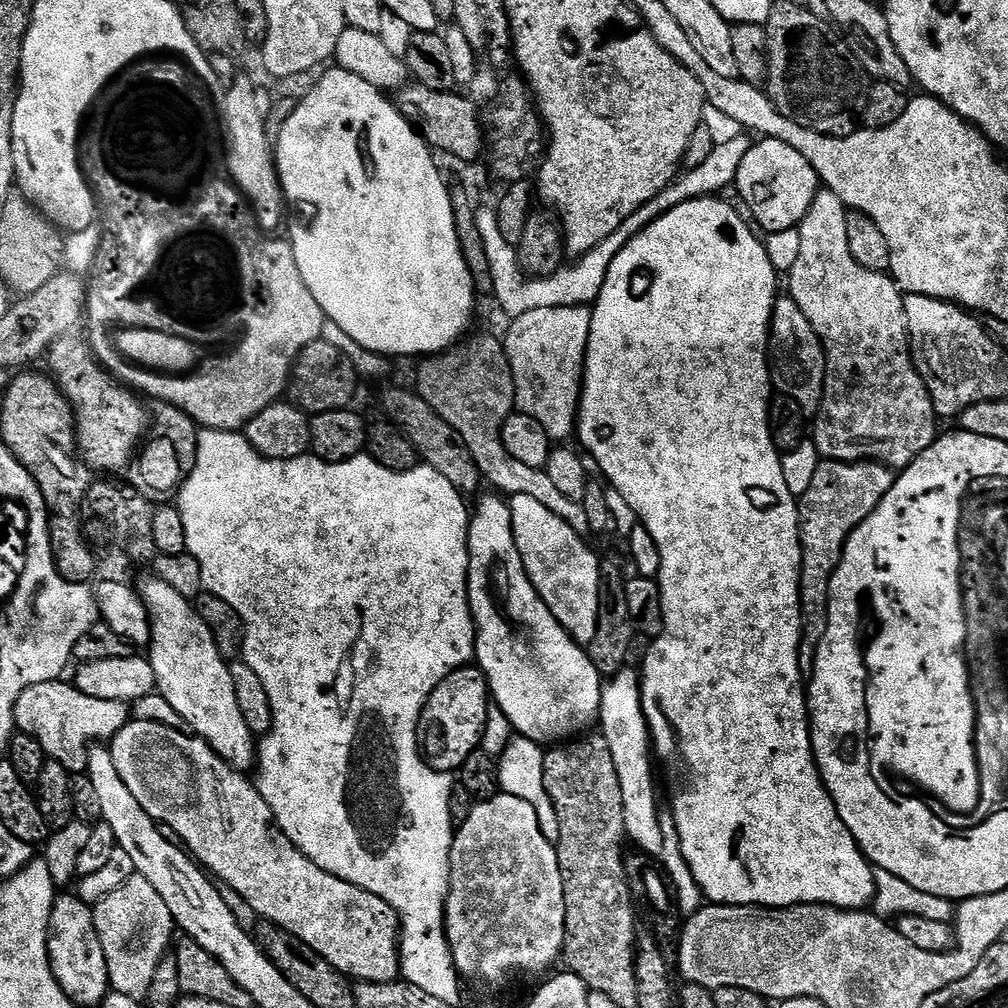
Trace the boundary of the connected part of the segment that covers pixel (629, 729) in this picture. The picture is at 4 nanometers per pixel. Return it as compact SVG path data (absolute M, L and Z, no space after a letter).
M617 675L611 679L604 687L601 693L601 711L600 722L603 722L603 728L600 728L600 734L607 740L611 748L611 756L614 758L615 772L618 774L621 788L623 804L632 804L634 796L642 796L651 791L650 785L650 762L647 758L650 756L650 733L647 728L637 727L637 721L643 719L643 711L639 706L639 679L637 677Z

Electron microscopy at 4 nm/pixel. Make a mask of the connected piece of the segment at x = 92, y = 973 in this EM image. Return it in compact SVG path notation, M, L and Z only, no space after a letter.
M72 895L73 897L63 896L53 900L52 913L48 922L48 964L52 967L52 977L56 980L57 986L65 997L68 995L72 1000L103 1001L110 985L104 947L92 921L92 908L75 895Z

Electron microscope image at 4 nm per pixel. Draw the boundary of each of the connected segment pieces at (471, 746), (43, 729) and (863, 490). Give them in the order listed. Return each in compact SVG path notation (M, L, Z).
M465 666L456 668L438 682L438 686L429 694L428 701L424 703L424 709L420 711L420 719L417 723L417 738L419 740L420 754L423 763L437 768L440 772L455 773L470 758L472 753L481 747L481 736L484 732L484 724L487 722L488 707L490 705L490 693L488 681L484 679L479 667Z
M51 680L27 688L18 698L12 718L21 733L37 740L49 761L61 764L69 774L80 774L87 769L86 753L90 745L93 742L107 741L118 730L122 730L122 726L130 719L130 708L123 700L90 698L69 683L64 683Z
M820 462L814 473L814 478L811 479L810 488L798 500L800 513L798 531L802 545L803 567L805 569L807 569L806 567L822 567L824 560L822 557L816 556L816 552L824 552L827 548L834 547L836 543L837 547L848 533L854 531L876 508L876 503L892 489L893 479L893 473L889 469L883 466L877 467L872 462Z

